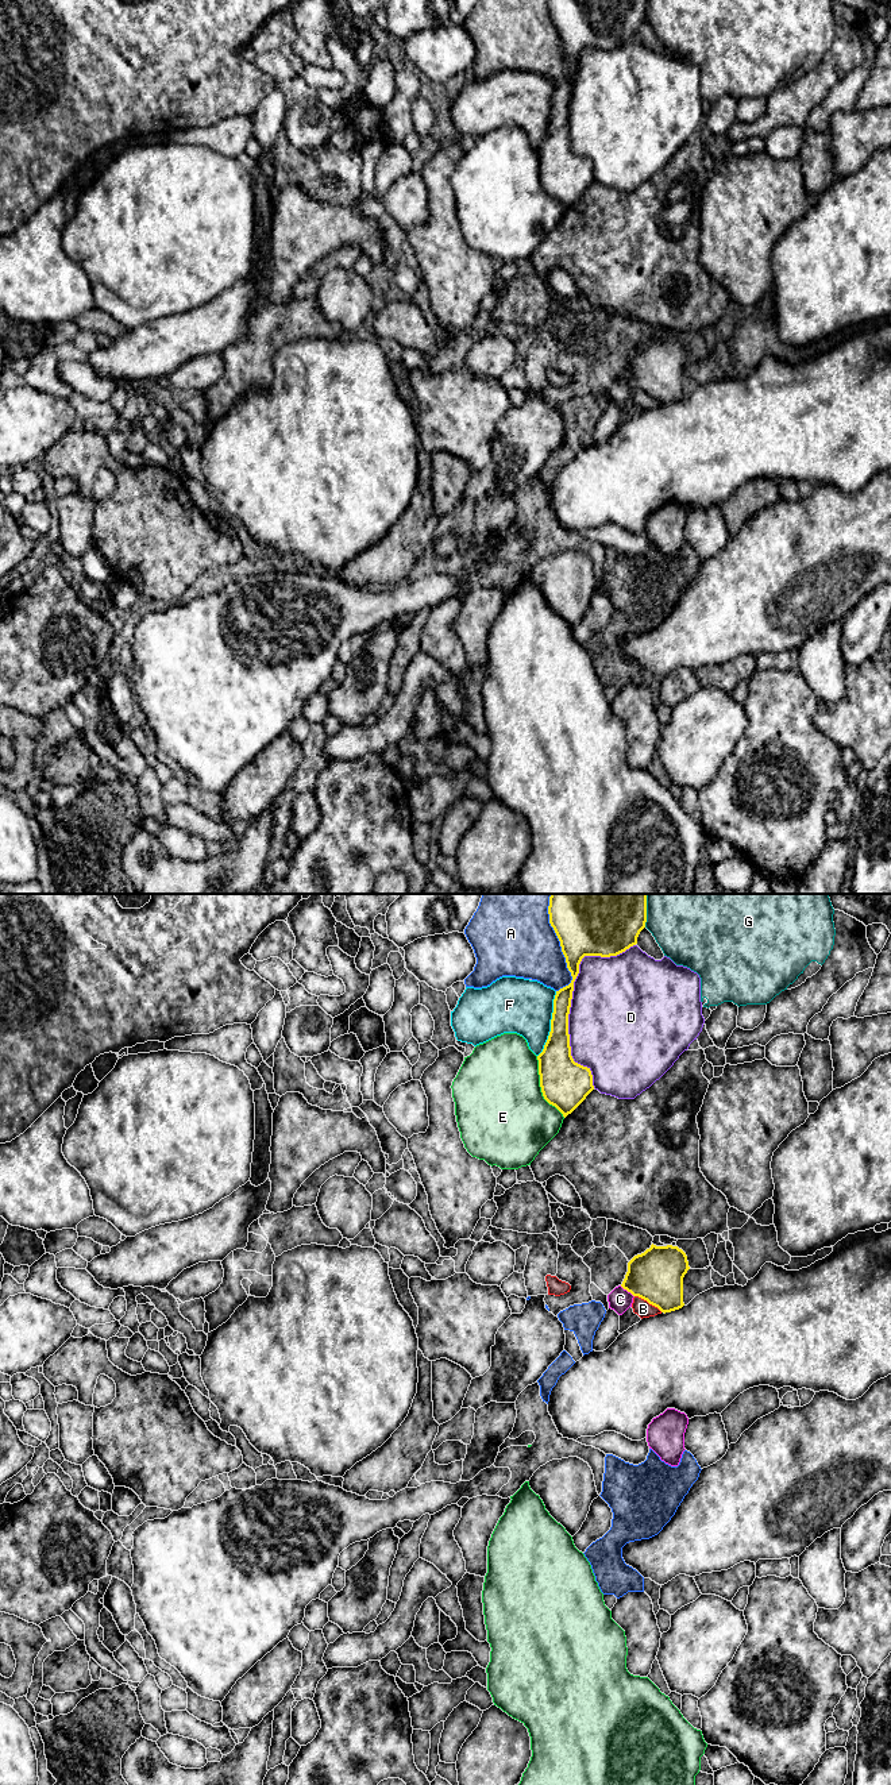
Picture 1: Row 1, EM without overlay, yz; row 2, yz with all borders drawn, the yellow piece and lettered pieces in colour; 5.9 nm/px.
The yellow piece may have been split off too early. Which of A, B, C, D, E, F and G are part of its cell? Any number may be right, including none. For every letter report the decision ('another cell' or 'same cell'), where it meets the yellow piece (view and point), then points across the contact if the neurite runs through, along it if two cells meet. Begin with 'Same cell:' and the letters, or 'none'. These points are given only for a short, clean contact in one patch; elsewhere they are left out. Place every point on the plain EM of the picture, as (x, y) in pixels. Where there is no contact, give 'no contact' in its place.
Same cell: C
A: another cell | yz (562, 43)
B: another cell | yz (648, 394) | along yz (635, 388), (645, 392), (662, 404)
C: same cell | yz (627, 382) | across yz (656, 367), (641, 371), (627, 382), (620, 392)
D: another cell | yz (571, 91)
E: another cell | yz (540, 178)
F: another cell | yz (551, 116)
G: another cell | yz (645, 10)

